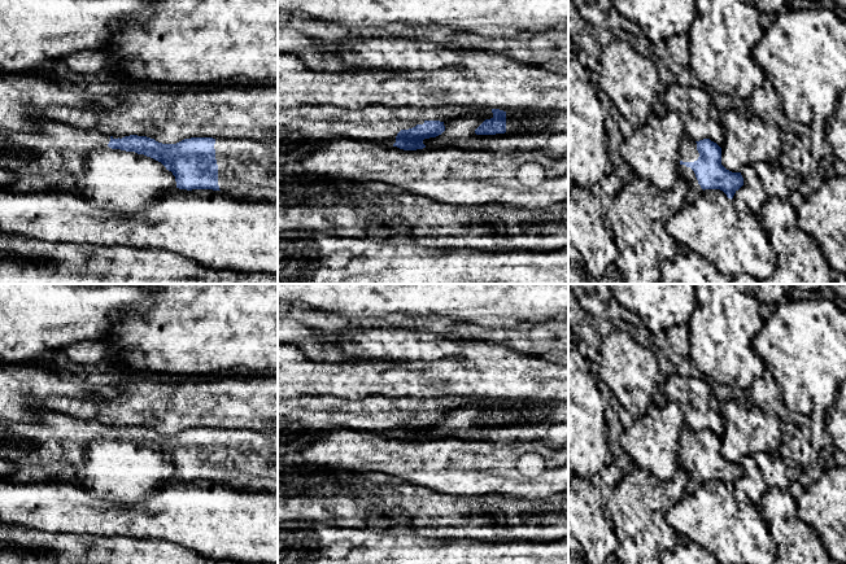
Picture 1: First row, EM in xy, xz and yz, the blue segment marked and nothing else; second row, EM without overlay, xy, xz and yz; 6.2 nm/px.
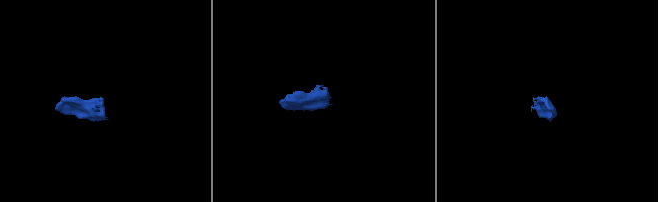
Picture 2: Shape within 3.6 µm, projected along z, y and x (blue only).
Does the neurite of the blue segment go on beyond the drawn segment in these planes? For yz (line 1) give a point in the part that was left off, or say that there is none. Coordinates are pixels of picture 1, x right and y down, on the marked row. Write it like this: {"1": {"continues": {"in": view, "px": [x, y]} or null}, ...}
{"1": {"continues": {"in": "yz", "px": [685, 173]}}}

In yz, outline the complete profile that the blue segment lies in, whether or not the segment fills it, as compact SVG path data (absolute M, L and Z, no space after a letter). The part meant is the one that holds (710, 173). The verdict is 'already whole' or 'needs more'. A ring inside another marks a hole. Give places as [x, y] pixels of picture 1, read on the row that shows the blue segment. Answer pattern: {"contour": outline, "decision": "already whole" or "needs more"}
{"contour": "M688 135L681 137L679 174L686 180L686 202L693 204L705 189L720 189L728 198L743 185L741 172L732 172L721 165L721 148L703 139L694 141Z", "decision": "needs more"}

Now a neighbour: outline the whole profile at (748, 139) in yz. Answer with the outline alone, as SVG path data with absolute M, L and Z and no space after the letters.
M747 105L731 108L719 115L719 121L724 130L721 165L727 170L741 172L747 165L779 161L781 157L780 128L766 123Z

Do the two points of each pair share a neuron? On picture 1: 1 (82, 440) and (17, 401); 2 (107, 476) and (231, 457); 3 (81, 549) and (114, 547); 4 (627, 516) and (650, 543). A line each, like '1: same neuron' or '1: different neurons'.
1: different neurons
2: same neuron
3: same neuron
4: same neuron

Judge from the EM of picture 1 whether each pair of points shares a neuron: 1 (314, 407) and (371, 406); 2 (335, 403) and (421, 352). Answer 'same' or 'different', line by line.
1: same
2: different

